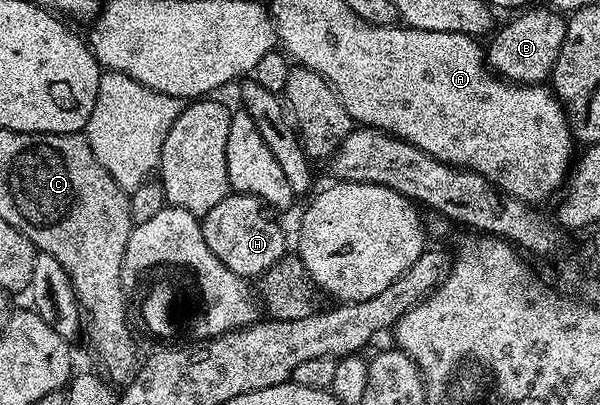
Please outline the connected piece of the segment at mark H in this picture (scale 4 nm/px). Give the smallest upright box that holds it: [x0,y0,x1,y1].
[201,192,288,279]

